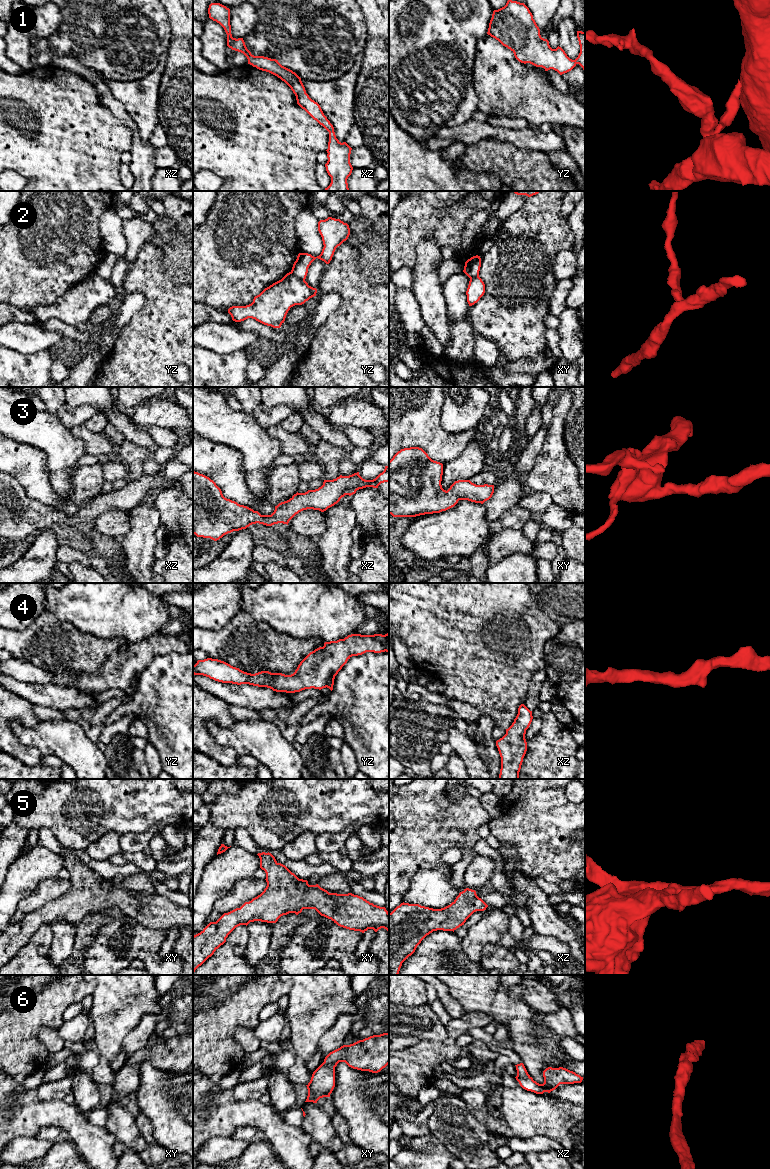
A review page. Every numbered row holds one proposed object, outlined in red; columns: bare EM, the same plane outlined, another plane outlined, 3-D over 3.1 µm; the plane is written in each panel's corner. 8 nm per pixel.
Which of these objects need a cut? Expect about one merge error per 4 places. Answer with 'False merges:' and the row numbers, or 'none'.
False merges: 2

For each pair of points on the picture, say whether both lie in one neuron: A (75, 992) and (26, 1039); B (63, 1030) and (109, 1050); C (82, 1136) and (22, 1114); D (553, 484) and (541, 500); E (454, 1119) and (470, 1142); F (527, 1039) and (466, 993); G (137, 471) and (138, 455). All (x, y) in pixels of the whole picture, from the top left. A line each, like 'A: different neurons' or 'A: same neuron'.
A: same neuron
B: different neurons
C: same neuron
D: different neurons
E: same neuron
F: same neuron
G: same neuron

